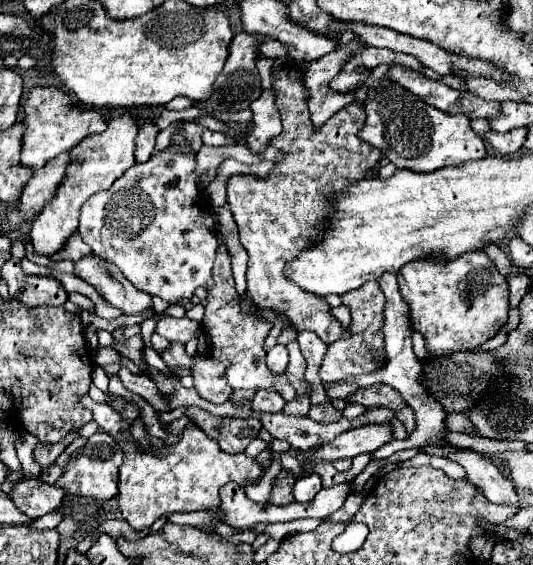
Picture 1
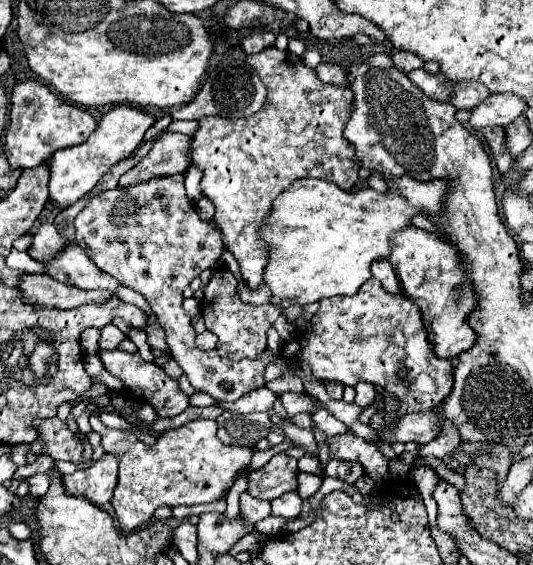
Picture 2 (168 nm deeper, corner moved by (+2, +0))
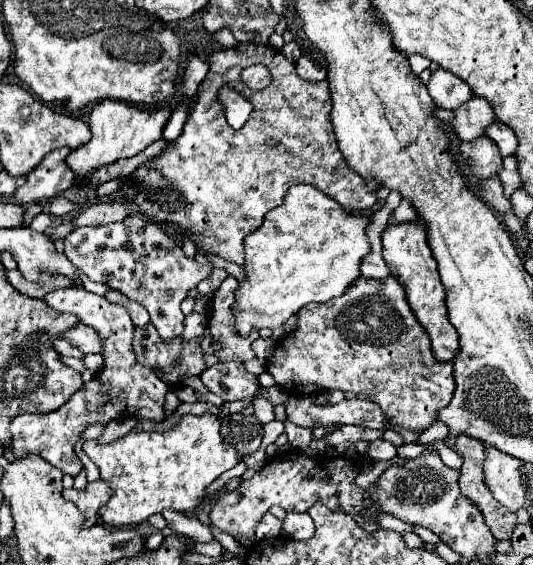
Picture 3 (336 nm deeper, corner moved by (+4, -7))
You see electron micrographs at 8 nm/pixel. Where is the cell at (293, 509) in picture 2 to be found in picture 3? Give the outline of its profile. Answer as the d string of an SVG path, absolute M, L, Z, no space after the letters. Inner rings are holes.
M266 513L262 517L262 521L256 527L256 539L272 539L278 537L282 533L282 523L278 517L274 517L272 513Z

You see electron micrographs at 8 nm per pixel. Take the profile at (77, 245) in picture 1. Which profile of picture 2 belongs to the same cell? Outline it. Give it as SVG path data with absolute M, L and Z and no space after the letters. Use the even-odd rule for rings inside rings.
M44 222L38 232L32 238L32 244L28 248L30 256L34 256L36 260L44 260L50 262L50 258L54 258L66 244L66 238L54 228L54 224Z

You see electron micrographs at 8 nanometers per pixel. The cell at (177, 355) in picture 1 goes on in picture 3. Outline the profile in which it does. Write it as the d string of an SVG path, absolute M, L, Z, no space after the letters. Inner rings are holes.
M108 291L108 293L106 293L106 299L108 299L108 301L118 303L118 305L122 305L122 307L130 313L130 317L132 317L132 323L134 323L134 325L144 327L144 325L148 325L148 323L150 323L150 317L148 317L146 309L144 309L142 305L138 305L138 303L130 301L126 295L120 295L118 291Z

